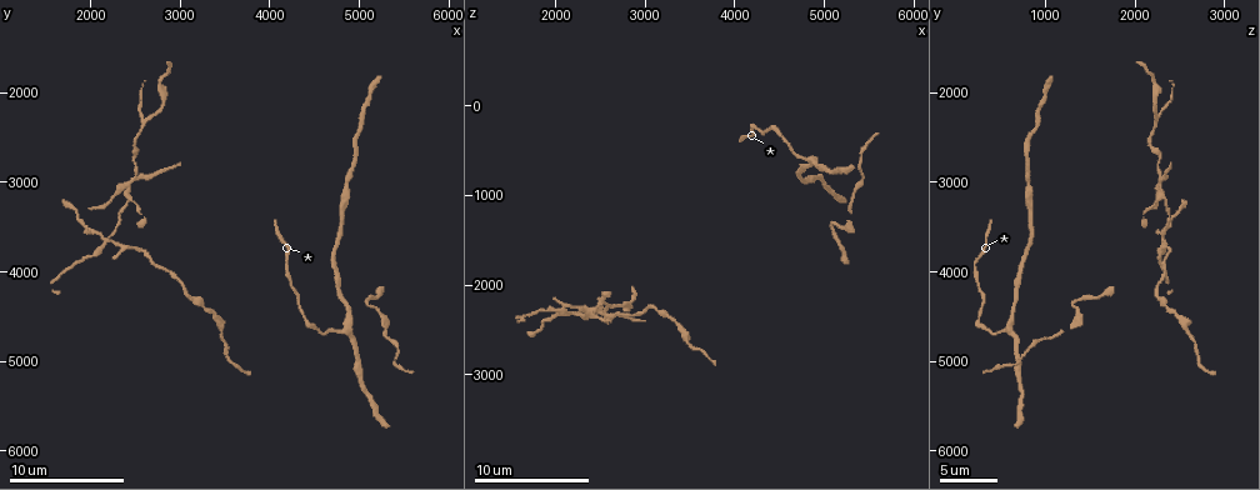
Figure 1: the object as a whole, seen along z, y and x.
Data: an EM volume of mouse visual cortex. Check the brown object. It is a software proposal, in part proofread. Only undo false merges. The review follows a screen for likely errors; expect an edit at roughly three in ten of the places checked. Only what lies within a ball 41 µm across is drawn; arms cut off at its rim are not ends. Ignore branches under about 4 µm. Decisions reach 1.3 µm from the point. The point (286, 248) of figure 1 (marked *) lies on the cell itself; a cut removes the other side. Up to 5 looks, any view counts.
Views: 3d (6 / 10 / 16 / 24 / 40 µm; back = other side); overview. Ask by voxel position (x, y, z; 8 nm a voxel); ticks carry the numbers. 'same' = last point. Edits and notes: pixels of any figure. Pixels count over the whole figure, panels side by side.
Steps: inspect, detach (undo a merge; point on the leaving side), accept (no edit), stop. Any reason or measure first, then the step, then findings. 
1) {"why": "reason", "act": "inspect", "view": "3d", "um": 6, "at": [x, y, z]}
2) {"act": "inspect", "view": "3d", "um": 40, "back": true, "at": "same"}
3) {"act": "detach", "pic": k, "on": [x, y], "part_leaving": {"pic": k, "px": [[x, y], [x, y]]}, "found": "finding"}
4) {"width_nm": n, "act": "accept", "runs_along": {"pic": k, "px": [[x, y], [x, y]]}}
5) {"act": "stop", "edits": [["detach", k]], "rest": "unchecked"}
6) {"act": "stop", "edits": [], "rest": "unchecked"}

{"why": "sudden change in width", "act": "inspect", "view": "3d", "um": 6, "at": [4150, 3900, 200]}

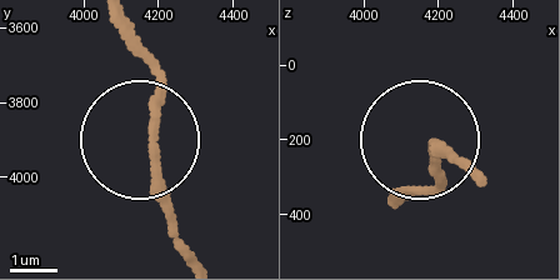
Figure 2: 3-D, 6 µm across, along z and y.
{"act": "accept", "runs_along": {"pic": 2, "px": [[154, 80], [154, 184], [179, 251]]}, "found": "continuous, no second cell"}

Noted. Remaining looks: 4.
{"why": "three arms meet", "act": "inspect", "view": "3d", "um": 6, "at": [4900, 4650, 600]}

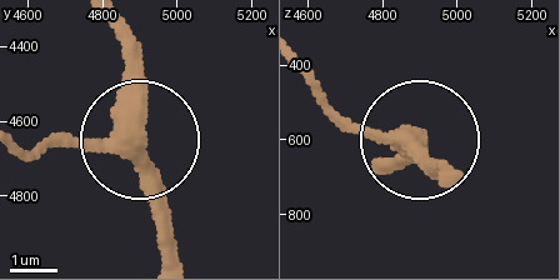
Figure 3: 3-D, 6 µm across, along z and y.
{"act": "accept", "runs_along": {"pic": 3, "px": [[310, 85], [441, 169]]}, "found": "continuous, no second cell"}

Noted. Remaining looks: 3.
{"why": "thick turns thin", "act": "inspect", "view": "3d", "um": 16, "at": [5150, 4400, 1300]}

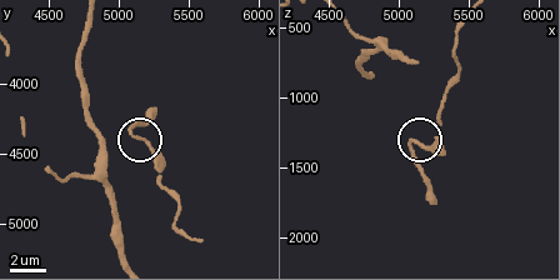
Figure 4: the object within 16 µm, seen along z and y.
{"act": "inspect", "view": "3d", "um": 6, "at": [5140, 4380, 1320]}

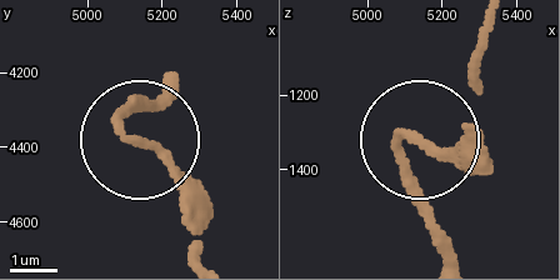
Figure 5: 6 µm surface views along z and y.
{"act": "accept", "found": "one cell here"}

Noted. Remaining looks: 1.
{"act": "stop", "edits": [], "rest": "unchecked"}

